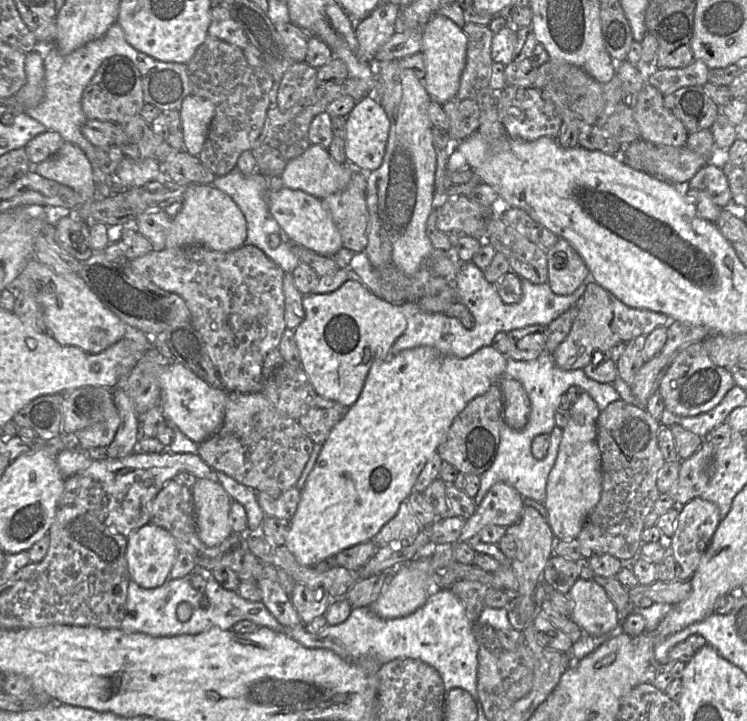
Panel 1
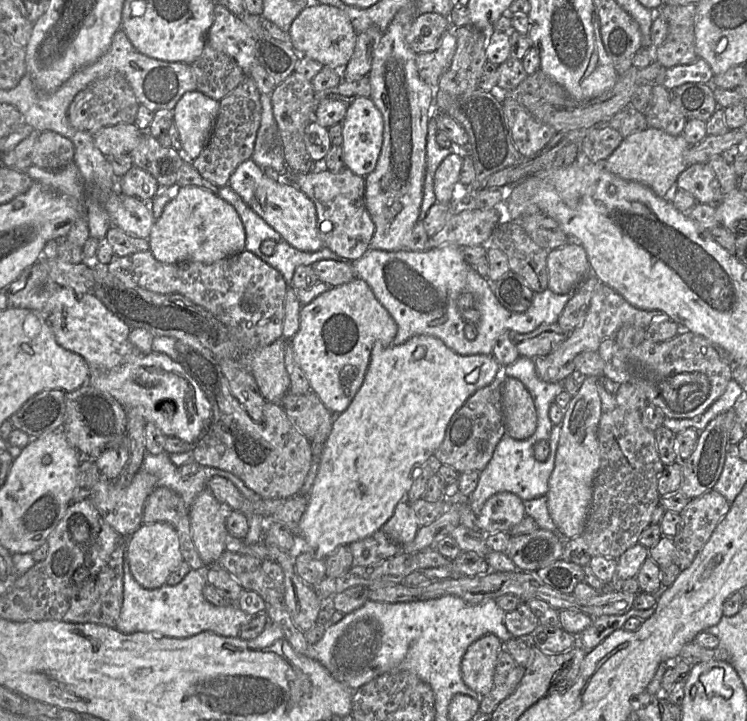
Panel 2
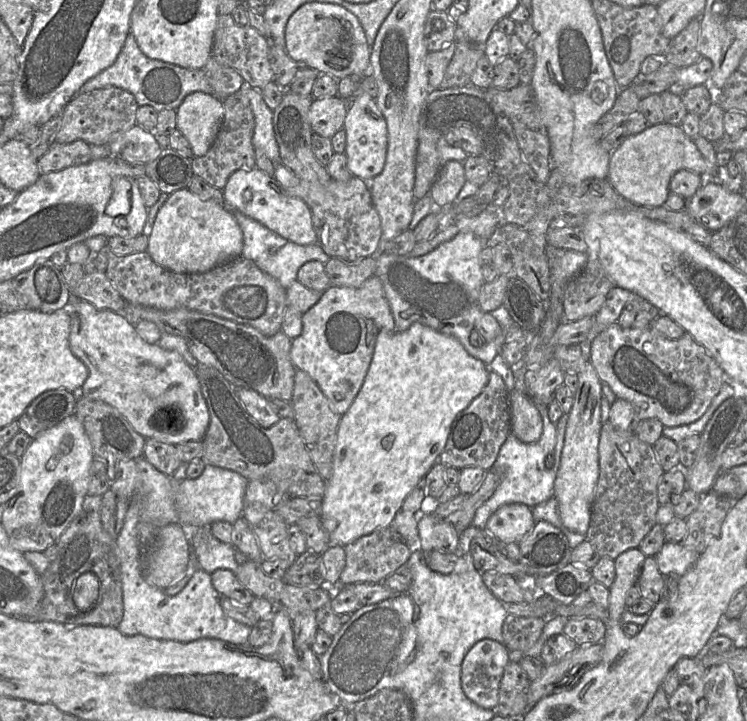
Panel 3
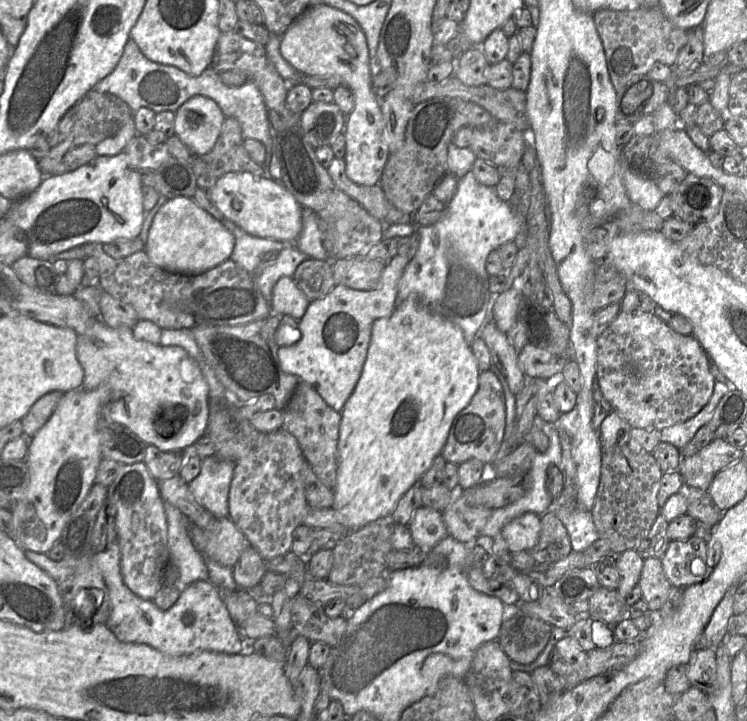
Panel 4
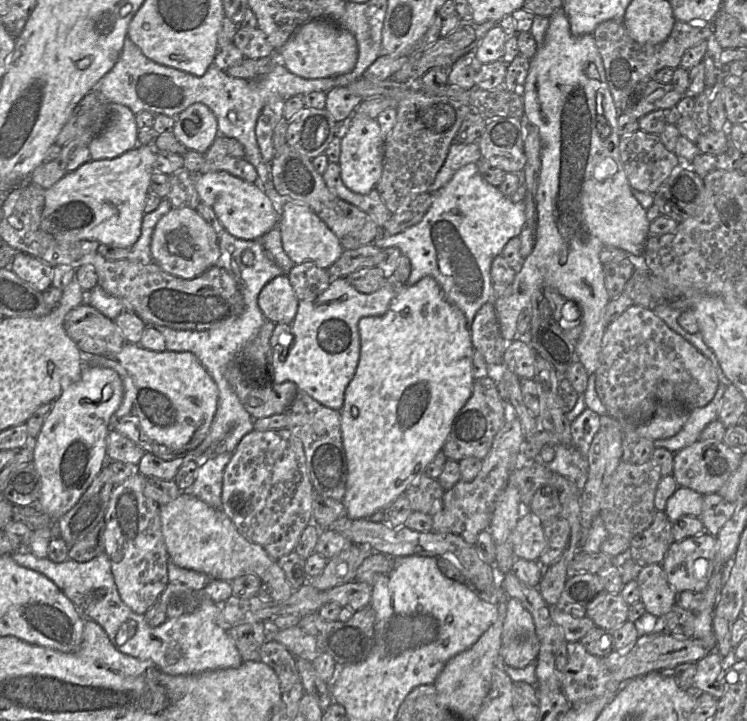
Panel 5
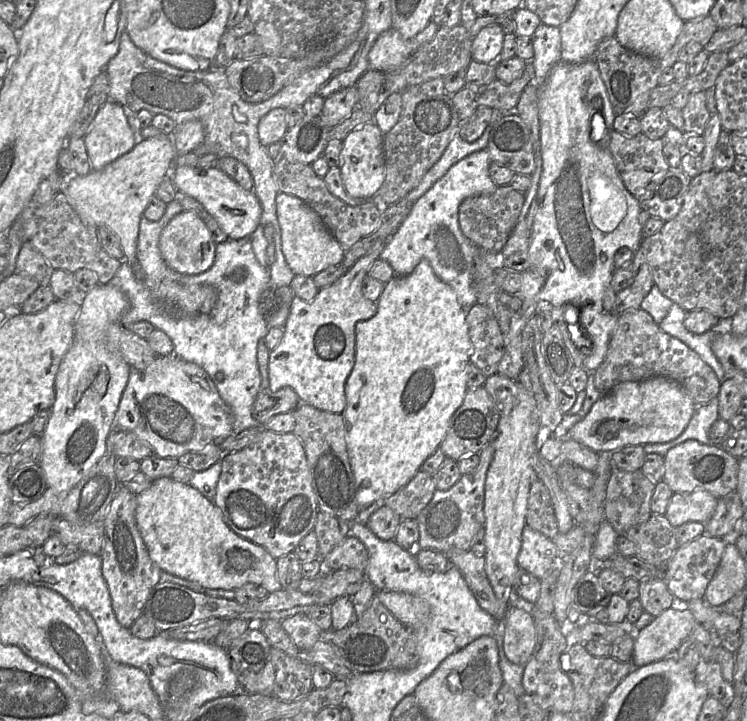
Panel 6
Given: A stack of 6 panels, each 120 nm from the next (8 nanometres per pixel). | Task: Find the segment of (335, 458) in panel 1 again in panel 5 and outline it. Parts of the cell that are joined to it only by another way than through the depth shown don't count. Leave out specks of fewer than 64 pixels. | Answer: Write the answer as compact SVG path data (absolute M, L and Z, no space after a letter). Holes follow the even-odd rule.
M426 276L414 285L401 285L392 299L388 311L382 316L366 316L359 320L360 358L357 369L344 394L344 404L341 409L341 433L343 447L347 460L346 492L342 503L346 516L350 519L367 519L377 511L383 511L387 506L402 495L413 479L423 474L426 467L434 460L437 453L443 449L453 420L458 411L470 398L474 378L472 374L472 358L474 347L467 320L463 312L450 303L439 284L431 276Z

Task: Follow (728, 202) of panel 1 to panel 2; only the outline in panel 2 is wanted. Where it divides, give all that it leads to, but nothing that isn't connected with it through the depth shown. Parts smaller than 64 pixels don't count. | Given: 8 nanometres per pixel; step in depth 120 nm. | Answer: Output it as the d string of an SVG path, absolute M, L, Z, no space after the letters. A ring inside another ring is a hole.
M708 163L688 166L677 178L678 189L692 194L697 202L716 205L723 197L720 183Z

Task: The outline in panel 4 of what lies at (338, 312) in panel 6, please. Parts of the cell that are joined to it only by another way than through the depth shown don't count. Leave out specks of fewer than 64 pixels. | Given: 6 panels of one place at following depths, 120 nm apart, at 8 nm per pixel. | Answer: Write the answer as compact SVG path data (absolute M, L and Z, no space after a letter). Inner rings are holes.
M396 255L385 263L379 283L374 290L361 291L344 285L335 285L325 297L311 301L299 320L298 329L301 338L293 345L278 348L277 355L282 370L312 386L330 407L341 413L361 376L373 322L379 318L389 318L393 314L397 307L398 284L409 261L406 255Z

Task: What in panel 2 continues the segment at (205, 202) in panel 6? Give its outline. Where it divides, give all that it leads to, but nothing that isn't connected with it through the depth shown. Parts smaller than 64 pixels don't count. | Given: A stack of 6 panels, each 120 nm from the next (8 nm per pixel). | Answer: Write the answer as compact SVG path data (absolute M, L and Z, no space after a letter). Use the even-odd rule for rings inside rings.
M251 158L235 169L228 185L294 248L315 252L324 247L318 233L315 204L292 182L278 182L268 178Z

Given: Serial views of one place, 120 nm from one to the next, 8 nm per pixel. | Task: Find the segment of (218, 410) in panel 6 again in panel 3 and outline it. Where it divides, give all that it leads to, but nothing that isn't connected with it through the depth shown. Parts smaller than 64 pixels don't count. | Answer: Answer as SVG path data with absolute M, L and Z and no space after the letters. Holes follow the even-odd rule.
M79 299L66 309L71 317L69 344L72 353L88 368L89 374L81 387L82 395L105 402L116 408L144 438L174 446L201 441L209 426L209 410L202 395L194 370L176 351L165 350L159 344L145 342L123 313L98 309L88 301Z

